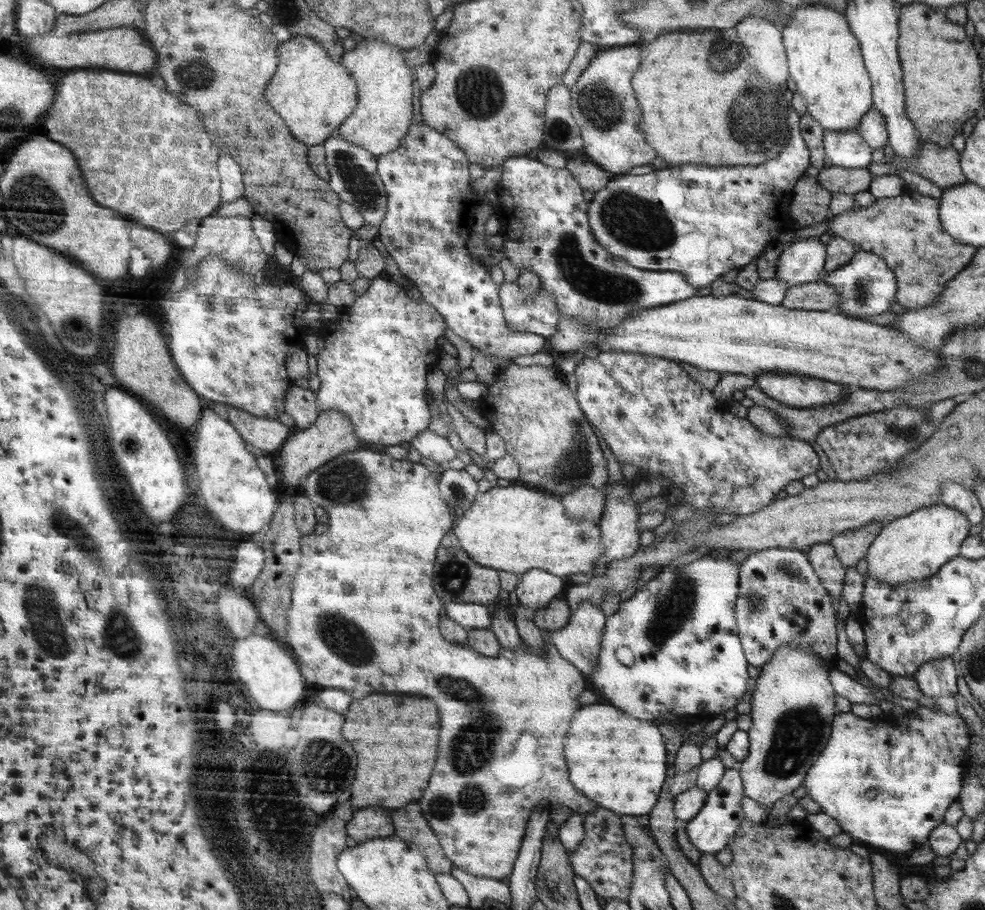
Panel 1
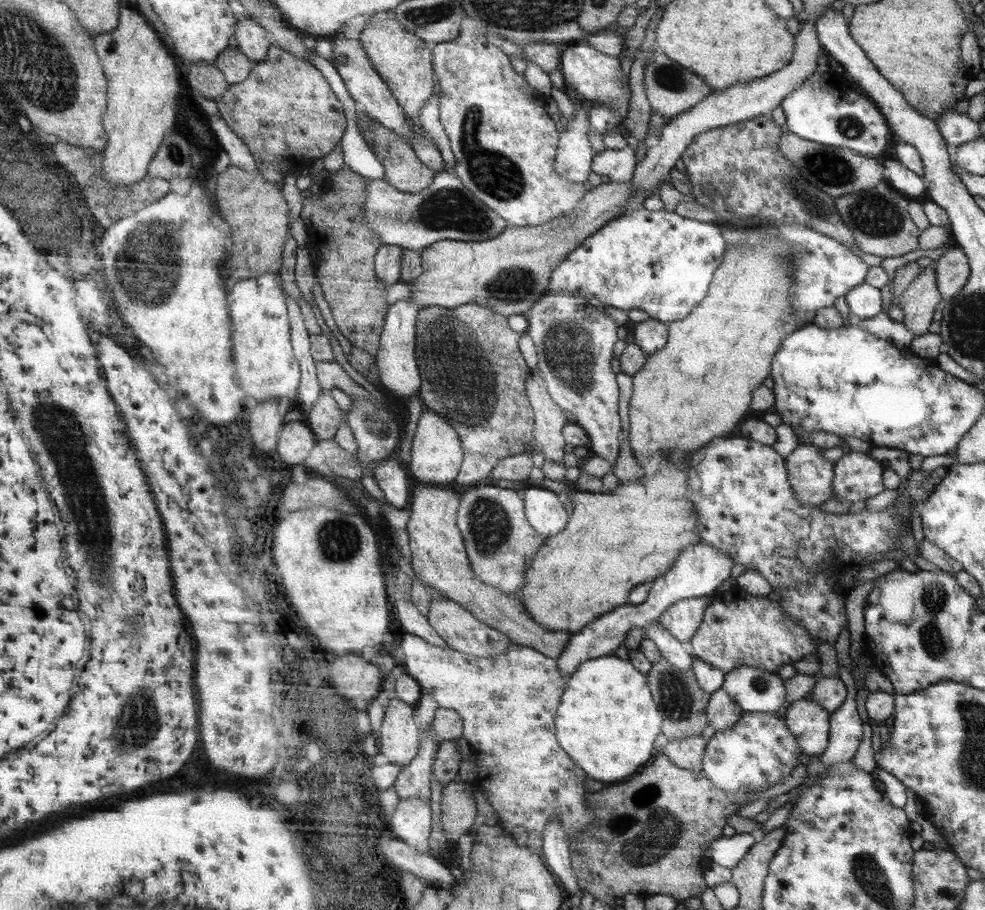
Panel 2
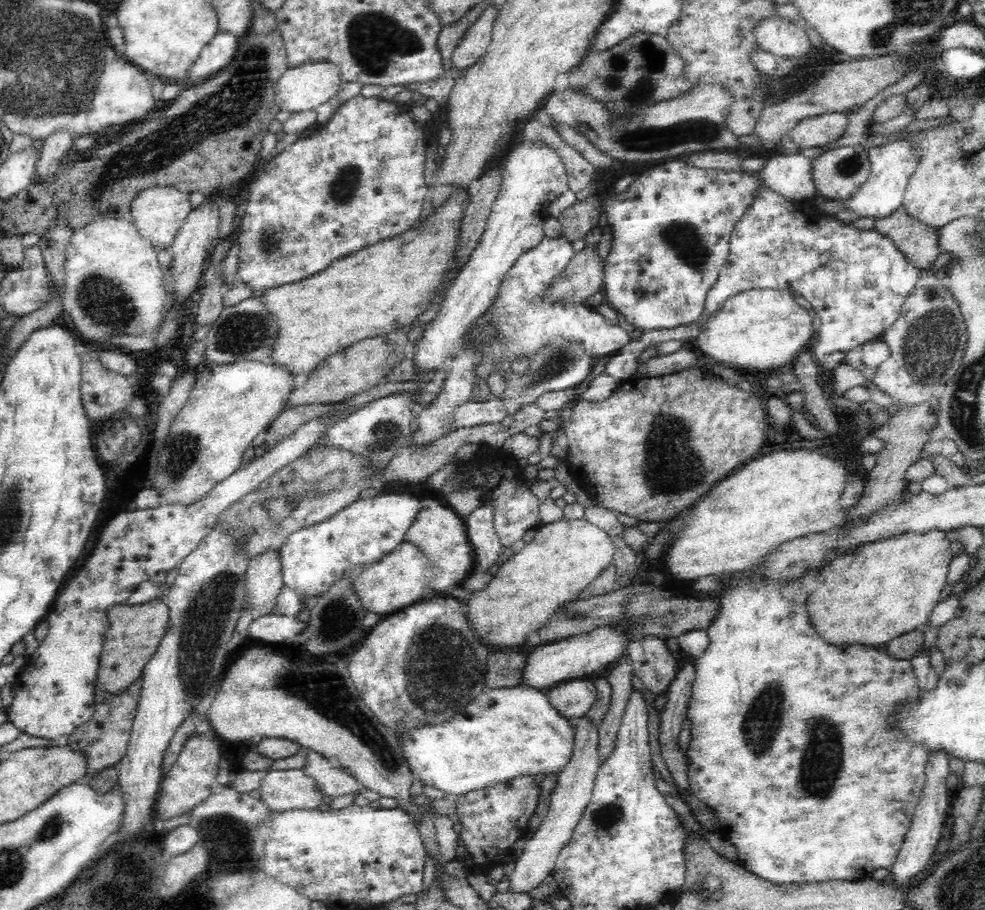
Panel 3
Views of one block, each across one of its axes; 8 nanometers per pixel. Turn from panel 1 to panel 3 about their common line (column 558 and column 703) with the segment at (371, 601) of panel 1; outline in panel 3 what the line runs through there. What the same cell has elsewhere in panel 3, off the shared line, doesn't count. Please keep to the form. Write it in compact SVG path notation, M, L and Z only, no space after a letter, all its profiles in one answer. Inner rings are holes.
M806 580L797 582L780 582L769 584L760 582L742 582L734 590L726 590L725 595L711 598L720 600L721 612L707 628L707 646L702 656L695 659L695 677L691 696L687 702L688 720L692 720L692 744L690 744L690 768L688 768L688 784L692 794L712 808L719 820L719 831L735 847L738 864L749 873L769 880L774 884L808 884L822 880L862 880L872 875L878 868L890 869L895 863L898 853L904 844L906 834L910 830L912 818L918 800L926 782L925 766L930 752L926 752L924 744L908 744L904 736L892 732L888 728L892 716L902 707L917 705L921 689L918 687L916 671L912 661L905 658L892 657L889 653L872 650L868 646L852 644L850 648L830 648L830 644L822 644L814 632L810 632L810 618L807 618Z

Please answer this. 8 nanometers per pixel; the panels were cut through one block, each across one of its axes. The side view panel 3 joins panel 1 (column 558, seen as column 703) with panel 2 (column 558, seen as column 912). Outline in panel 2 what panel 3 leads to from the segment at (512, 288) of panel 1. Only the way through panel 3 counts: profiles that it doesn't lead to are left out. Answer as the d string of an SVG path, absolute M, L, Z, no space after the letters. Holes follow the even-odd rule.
M643 207L615 218L580 244L552 272L549 290L572 292L587 301L596 298L604 306L610 305L627 312L638 308L644 310L650 319L669 324L686 319L703 302L726 252L727 240L719 224L691 220L664 209L650 212Z

